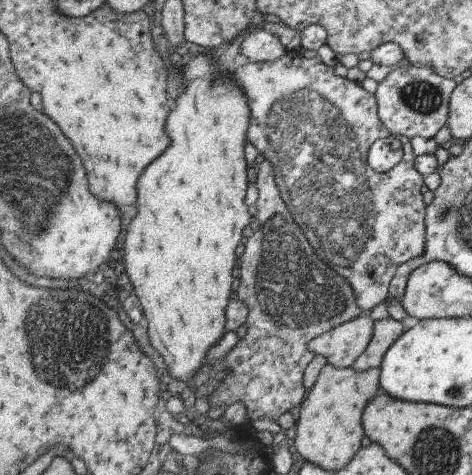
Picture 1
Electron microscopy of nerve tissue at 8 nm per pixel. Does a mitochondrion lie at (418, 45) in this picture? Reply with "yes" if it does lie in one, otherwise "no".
no

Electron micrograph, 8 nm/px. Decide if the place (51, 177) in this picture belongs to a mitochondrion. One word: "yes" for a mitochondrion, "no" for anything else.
yes

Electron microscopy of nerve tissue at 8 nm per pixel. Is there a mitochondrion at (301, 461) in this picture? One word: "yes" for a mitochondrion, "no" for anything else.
no

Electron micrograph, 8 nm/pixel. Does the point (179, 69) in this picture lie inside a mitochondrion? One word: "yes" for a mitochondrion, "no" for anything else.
no

